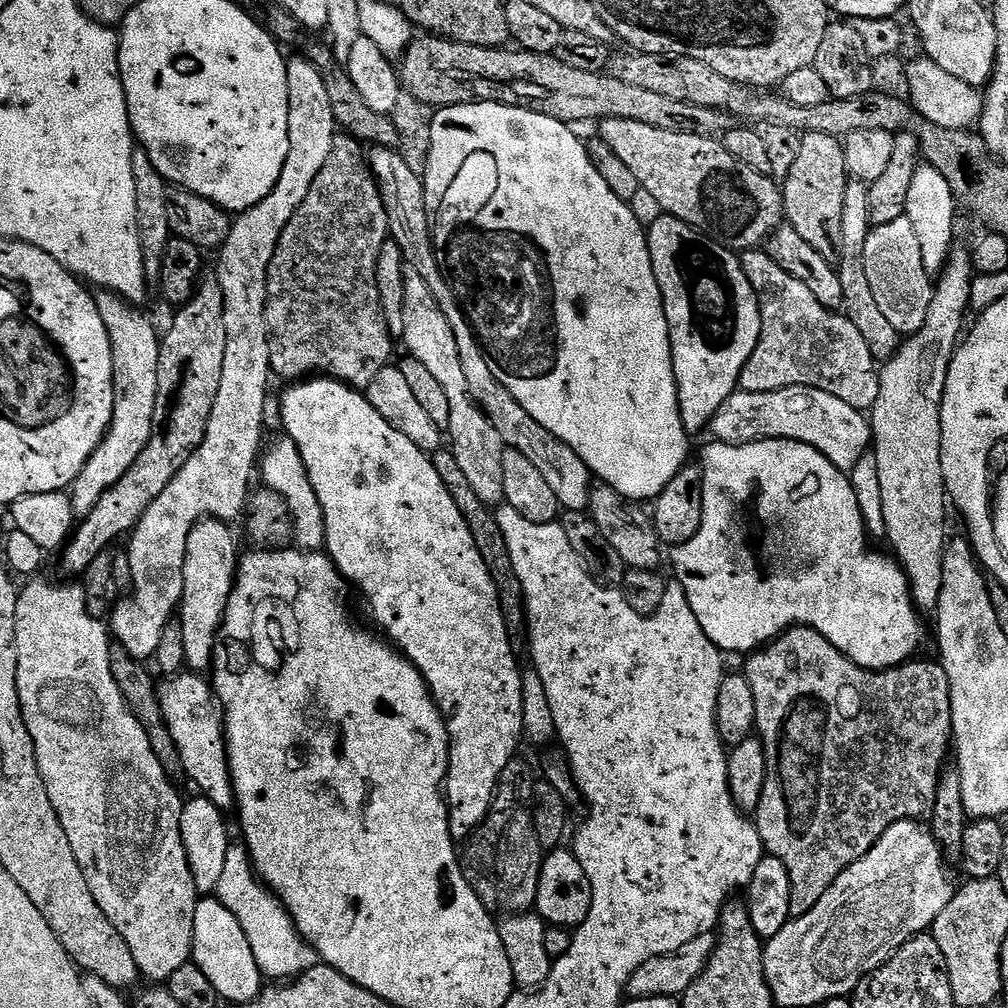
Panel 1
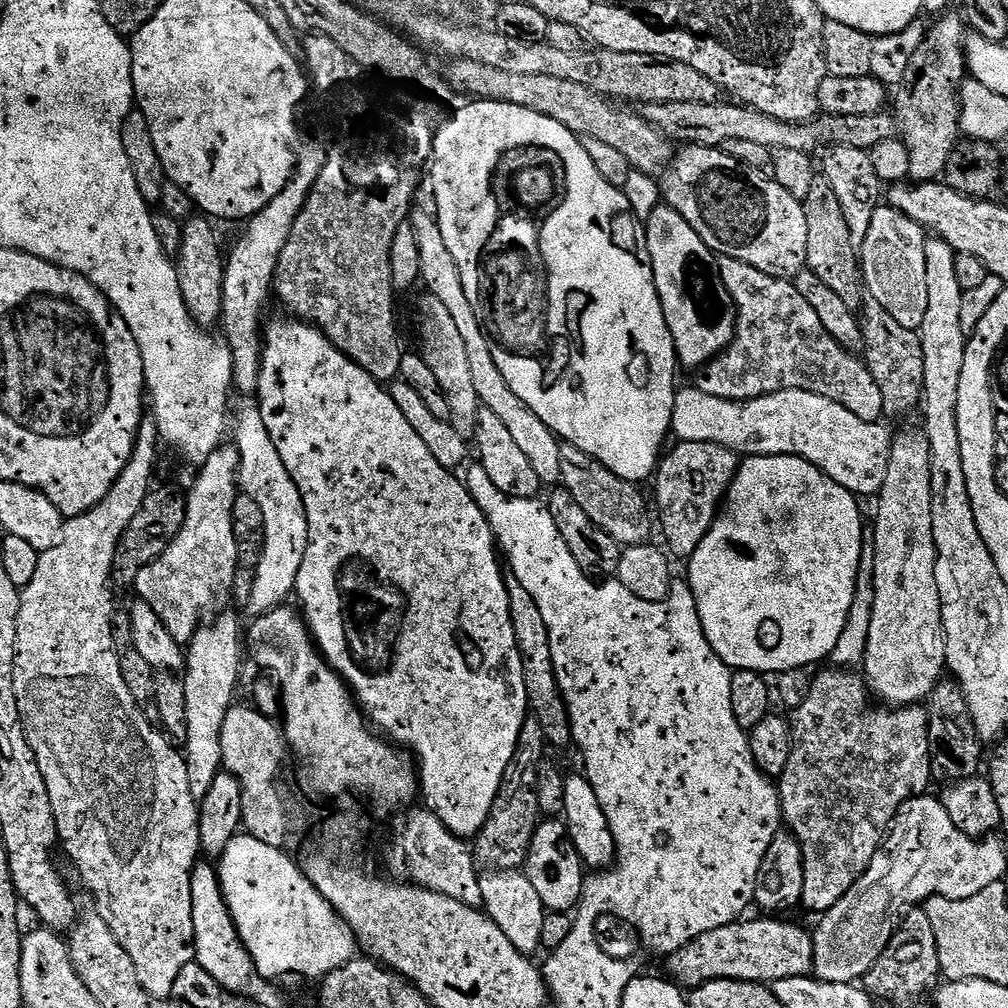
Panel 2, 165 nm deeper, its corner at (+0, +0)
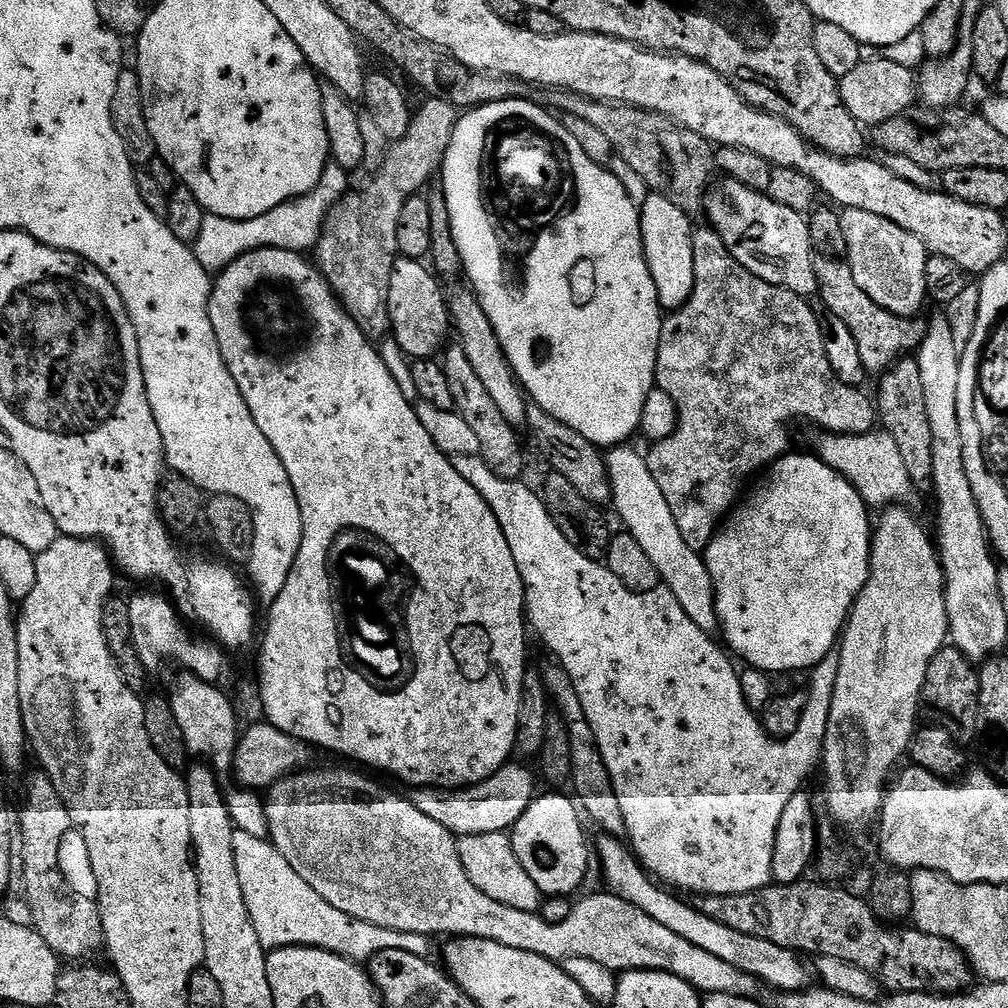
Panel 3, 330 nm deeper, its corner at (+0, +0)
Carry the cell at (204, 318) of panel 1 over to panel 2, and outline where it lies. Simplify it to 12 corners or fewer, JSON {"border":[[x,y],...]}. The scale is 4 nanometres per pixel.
{"border":[[213,221],[180,229],[178,286],[192,319],[220,319],[225,253]]}

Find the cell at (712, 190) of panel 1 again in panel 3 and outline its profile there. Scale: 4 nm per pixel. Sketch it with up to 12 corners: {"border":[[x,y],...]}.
{"border":[[729,178],[703,211],[750,274],[817,295],[801,213]]}

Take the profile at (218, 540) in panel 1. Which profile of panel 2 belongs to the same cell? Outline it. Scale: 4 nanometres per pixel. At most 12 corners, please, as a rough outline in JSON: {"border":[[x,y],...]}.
{"border":[[224,612],[186,645],[190,790],[222,771],[220,728],[240,680],[240,620]]}

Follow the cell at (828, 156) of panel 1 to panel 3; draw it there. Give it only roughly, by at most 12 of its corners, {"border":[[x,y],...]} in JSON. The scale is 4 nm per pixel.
{"border":[[841,213],[808,220],[818,300],[854,334],[865,373],[915,353],[928,325],[854,279]]}

